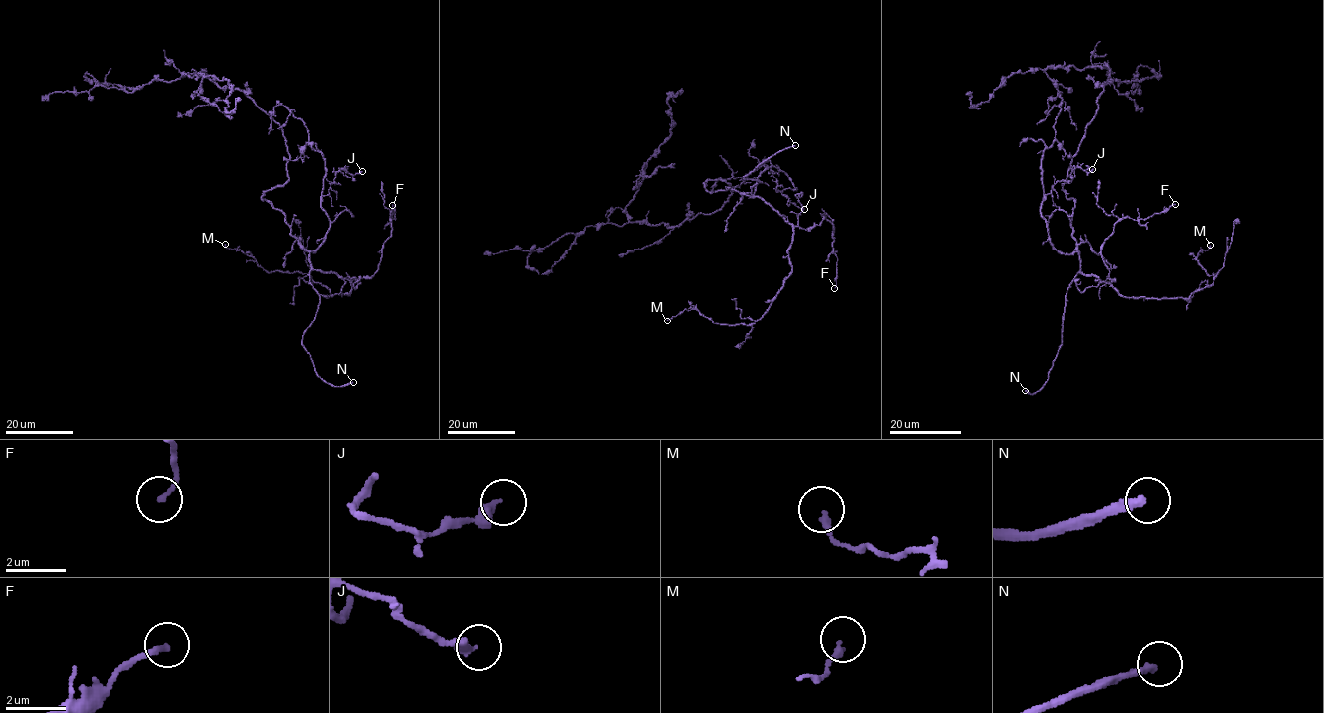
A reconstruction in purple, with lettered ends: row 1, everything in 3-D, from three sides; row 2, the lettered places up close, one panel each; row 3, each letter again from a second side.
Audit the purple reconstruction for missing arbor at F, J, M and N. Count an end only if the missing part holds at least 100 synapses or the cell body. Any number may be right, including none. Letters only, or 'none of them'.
N

